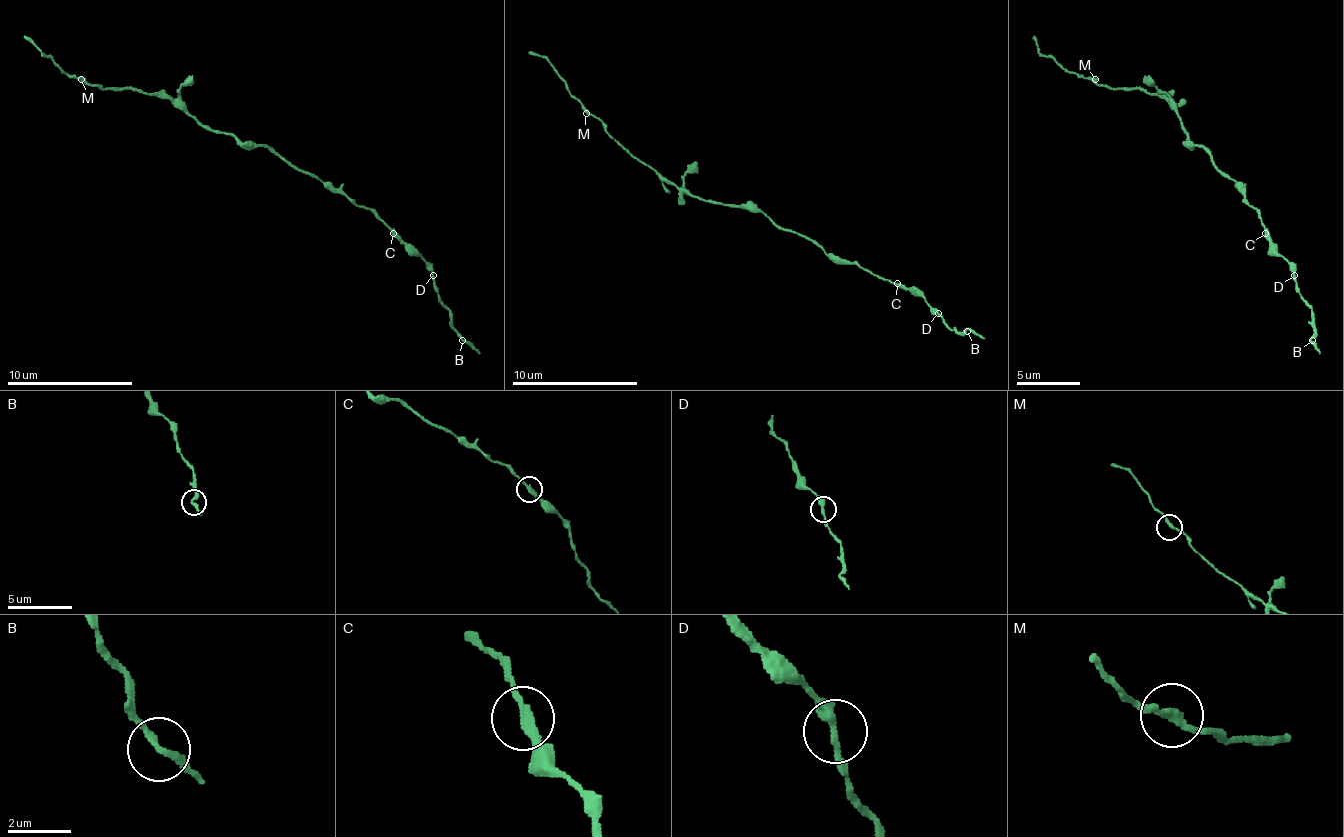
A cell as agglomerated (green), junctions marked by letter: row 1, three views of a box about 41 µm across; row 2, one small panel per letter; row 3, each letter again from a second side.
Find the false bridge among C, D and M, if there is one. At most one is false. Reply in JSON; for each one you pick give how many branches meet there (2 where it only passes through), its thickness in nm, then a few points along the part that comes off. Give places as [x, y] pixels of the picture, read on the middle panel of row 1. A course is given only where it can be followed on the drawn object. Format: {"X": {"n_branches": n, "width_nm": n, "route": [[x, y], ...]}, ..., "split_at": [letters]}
{"D": {"n_branches": 2, "width_nm": 280, "route": [[938, 312], [954, 331], [986, 337]]}, "split_at": ["D"]}

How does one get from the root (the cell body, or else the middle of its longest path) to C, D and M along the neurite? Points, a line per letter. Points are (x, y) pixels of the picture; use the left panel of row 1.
C: (267, 148), (286, 157), (295, 167), (308, 170), (324, 183), (346, 192), (358, 205), (365, 205), (393, 233)
D: (267, 148), (286, 157), (295, 167), (308, 170), (324, 183), (346, 192), (358, 205), (371, 208), (434, 274)
M: (267, 148), (245, 145), (232, 135), (204, 129), (166, 98), (128, 88), (100, 88), (81, 79)

